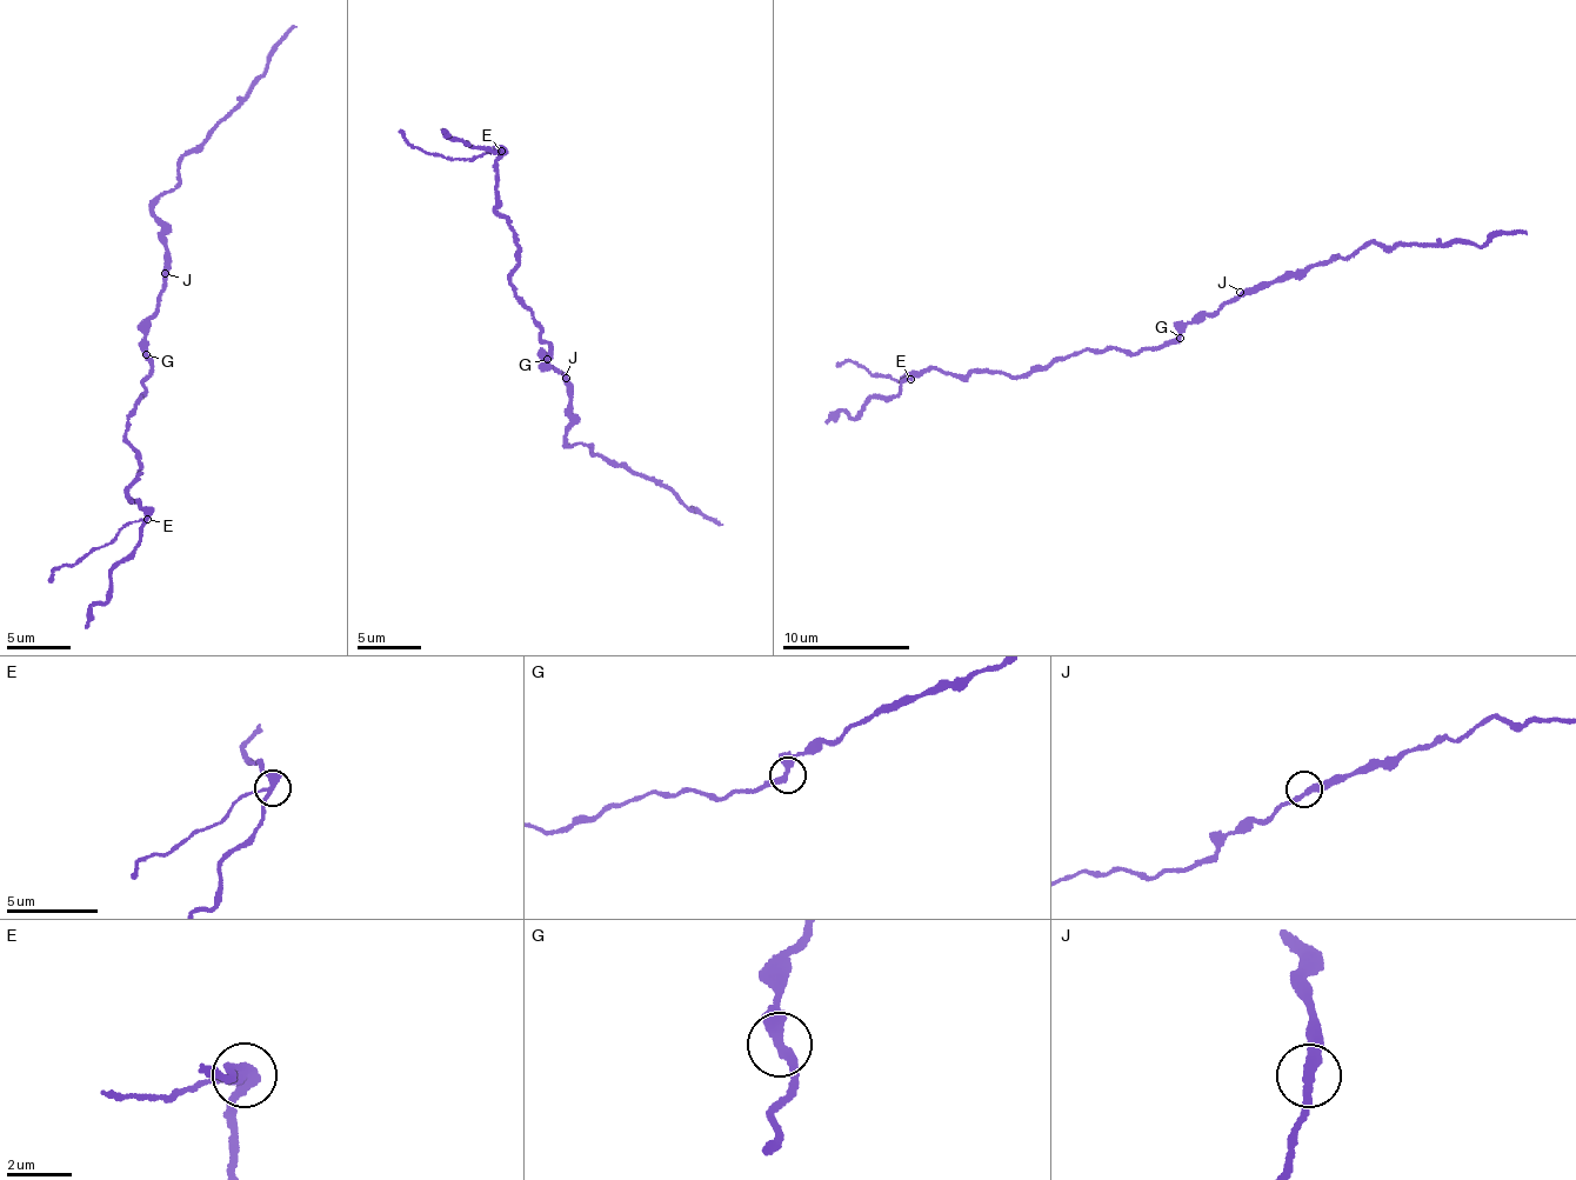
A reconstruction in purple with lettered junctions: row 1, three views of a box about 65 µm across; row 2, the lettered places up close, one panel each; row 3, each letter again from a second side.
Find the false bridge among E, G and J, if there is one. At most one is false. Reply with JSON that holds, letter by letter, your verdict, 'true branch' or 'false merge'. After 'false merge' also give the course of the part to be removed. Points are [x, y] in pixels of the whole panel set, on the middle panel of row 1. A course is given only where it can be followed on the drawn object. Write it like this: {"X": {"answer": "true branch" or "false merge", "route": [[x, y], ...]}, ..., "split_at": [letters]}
{"E": {"answer": "false merge", "route": [[502, 150], [468, 159], [445, 159], [428, 155], [400, 130]]}, "G": {"answer": "true branch"}, "J": {"answer": "true branch"}, "split_at": ["E"]}

